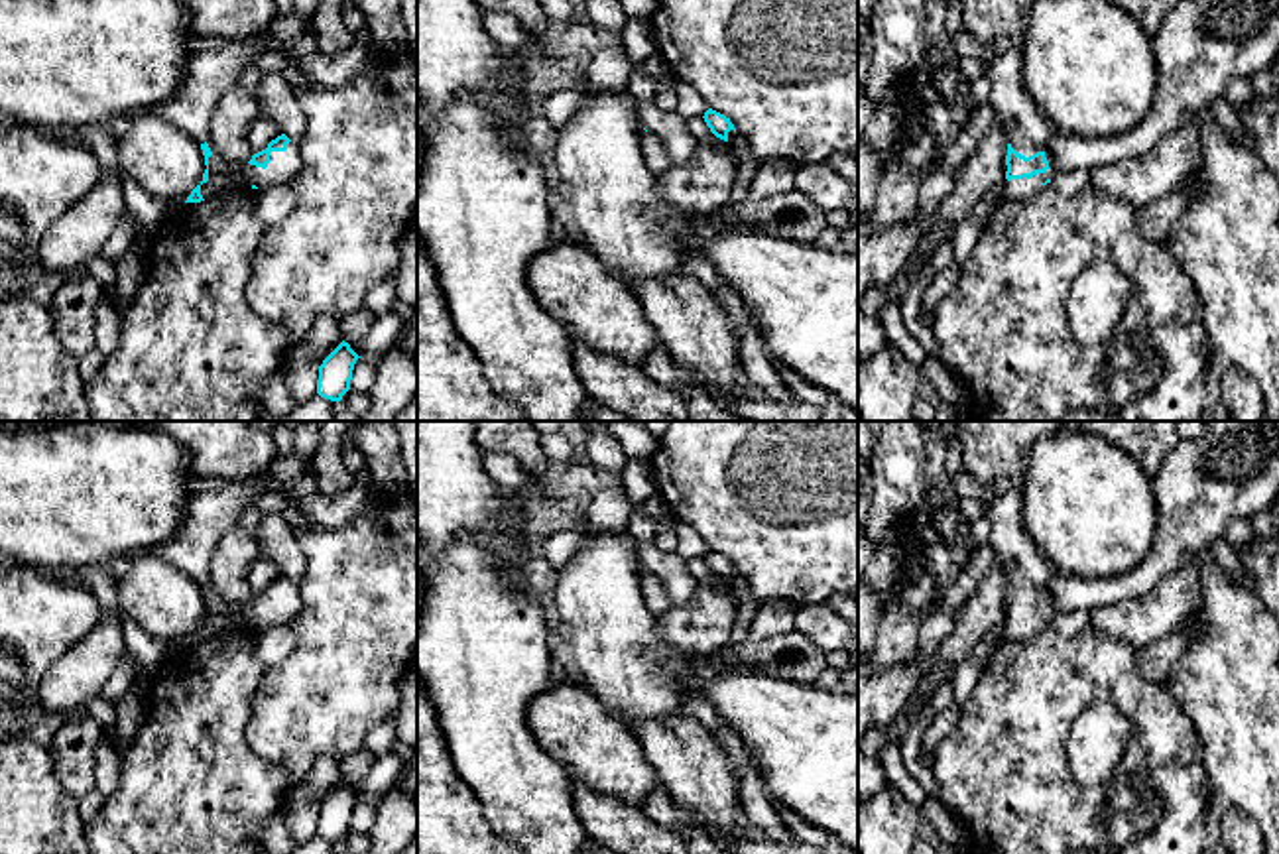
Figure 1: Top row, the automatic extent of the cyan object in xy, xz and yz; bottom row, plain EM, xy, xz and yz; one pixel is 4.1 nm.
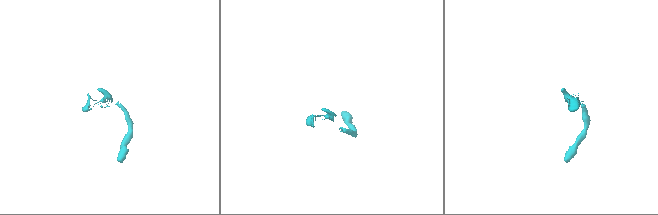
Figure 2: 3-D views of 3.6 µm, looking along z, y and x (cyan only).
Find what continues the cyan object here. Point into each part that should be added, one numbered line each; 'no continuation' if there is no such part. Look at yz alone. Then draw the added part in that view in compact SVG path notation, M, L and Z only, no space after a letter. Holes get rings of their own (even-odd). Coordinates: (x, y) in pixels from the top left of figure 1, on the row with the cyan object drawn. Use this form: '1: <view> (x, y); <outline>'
1: yz (1028, 132); M1015 43L1009 51L996 55L984 73L990 79L990 98L994 122L1000 124L1011 148L1029 157L1043 152L1049 169L1031 179L1004 181L1002 189L1007 199L1023 201L1037 195L1047 179L1055 175L1051 167L1047 142L1057 132L1055 126L1037 110L1023 83L1021 47Z

